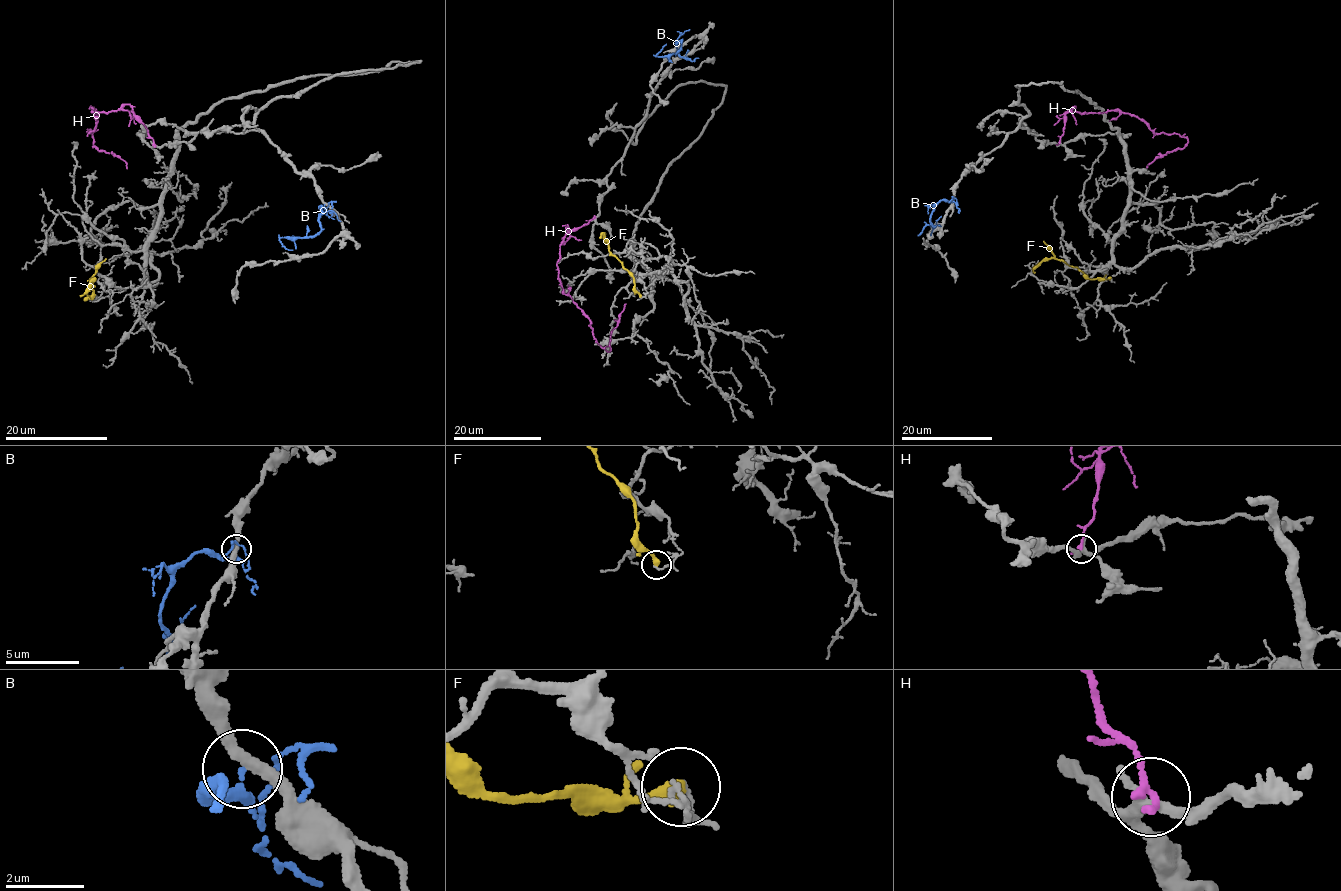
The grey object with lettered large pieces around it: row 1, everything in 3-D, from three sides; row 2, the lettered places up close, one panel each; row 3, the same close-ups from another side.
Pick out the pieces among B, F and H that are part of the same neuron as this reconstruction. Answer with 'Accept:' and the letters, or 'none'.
Accept: none

